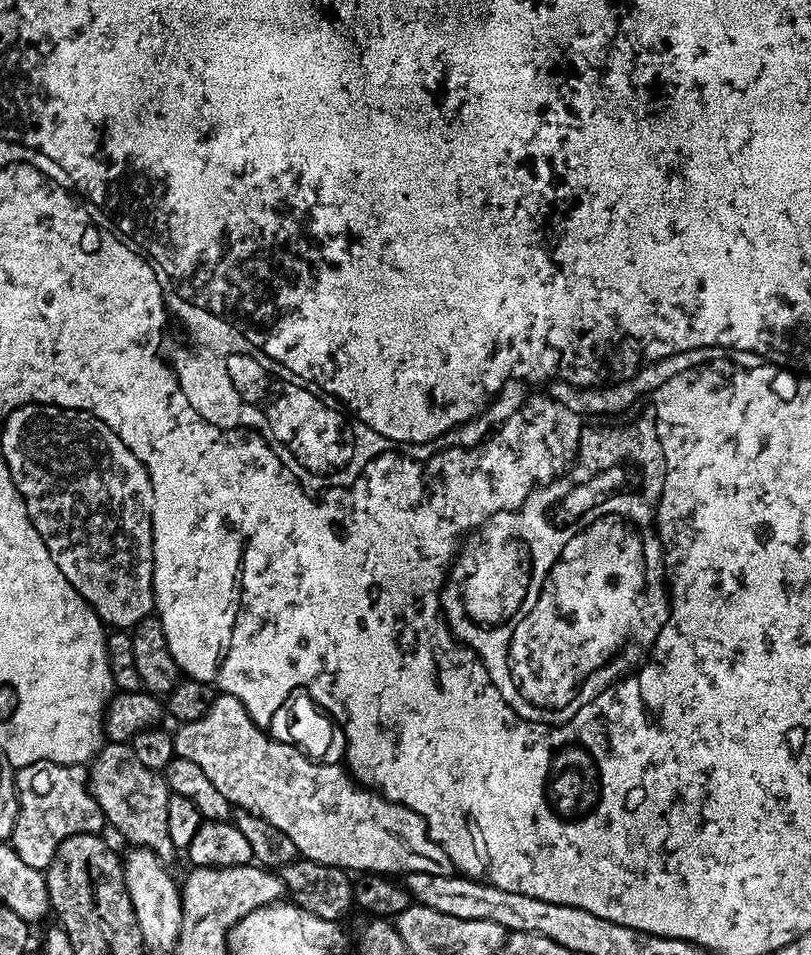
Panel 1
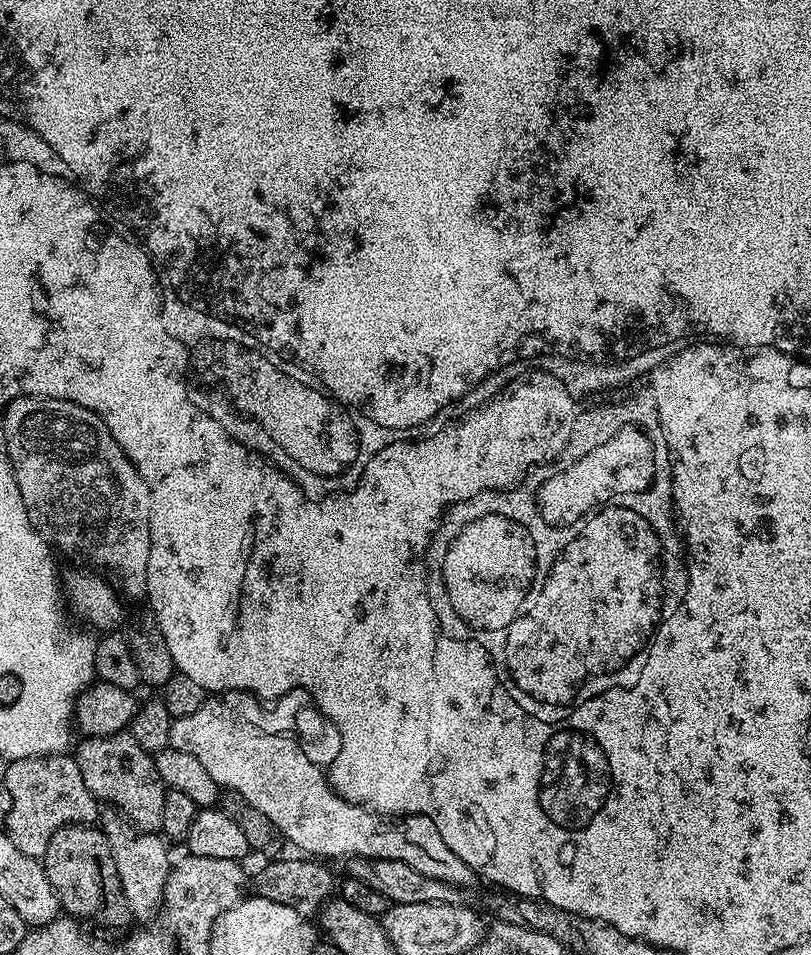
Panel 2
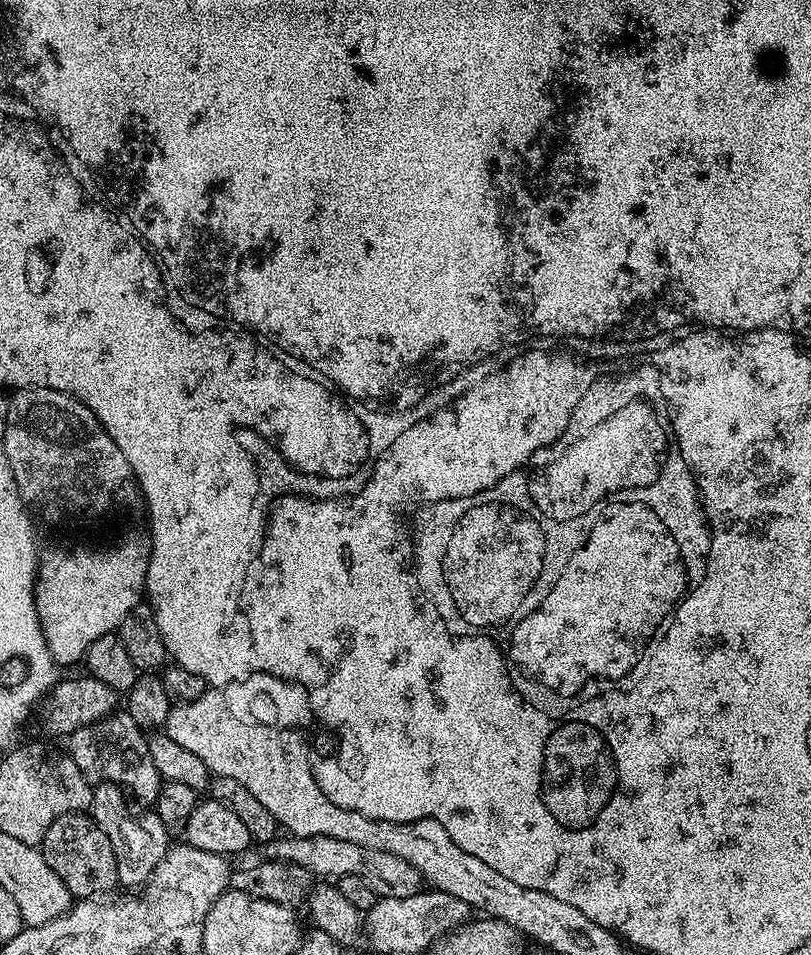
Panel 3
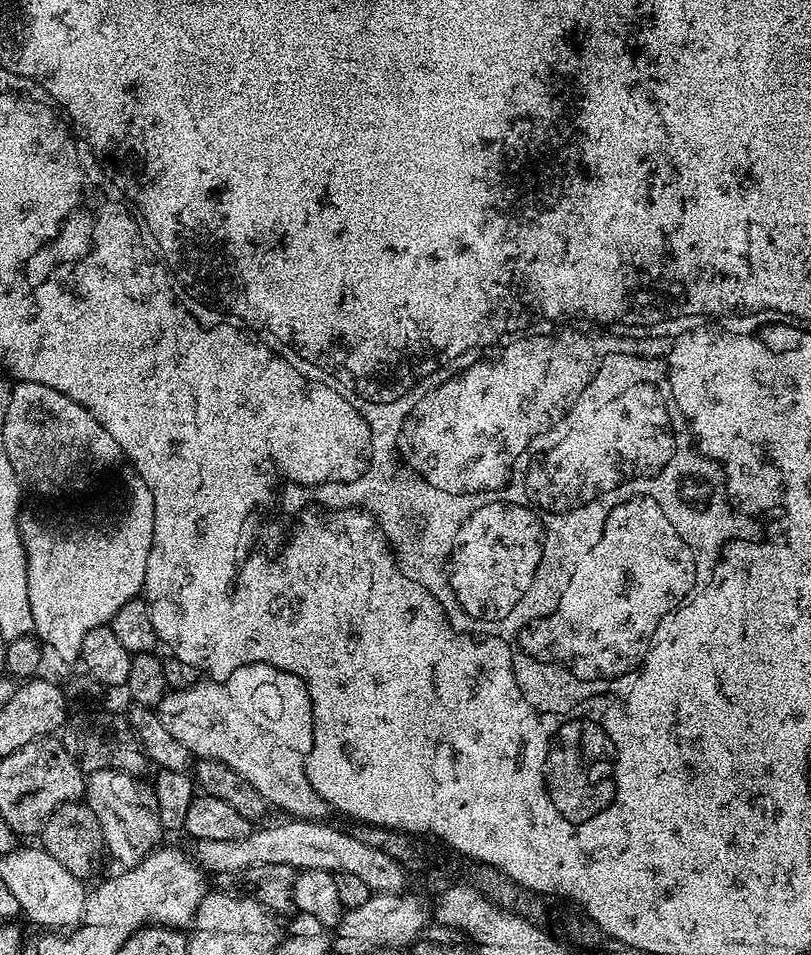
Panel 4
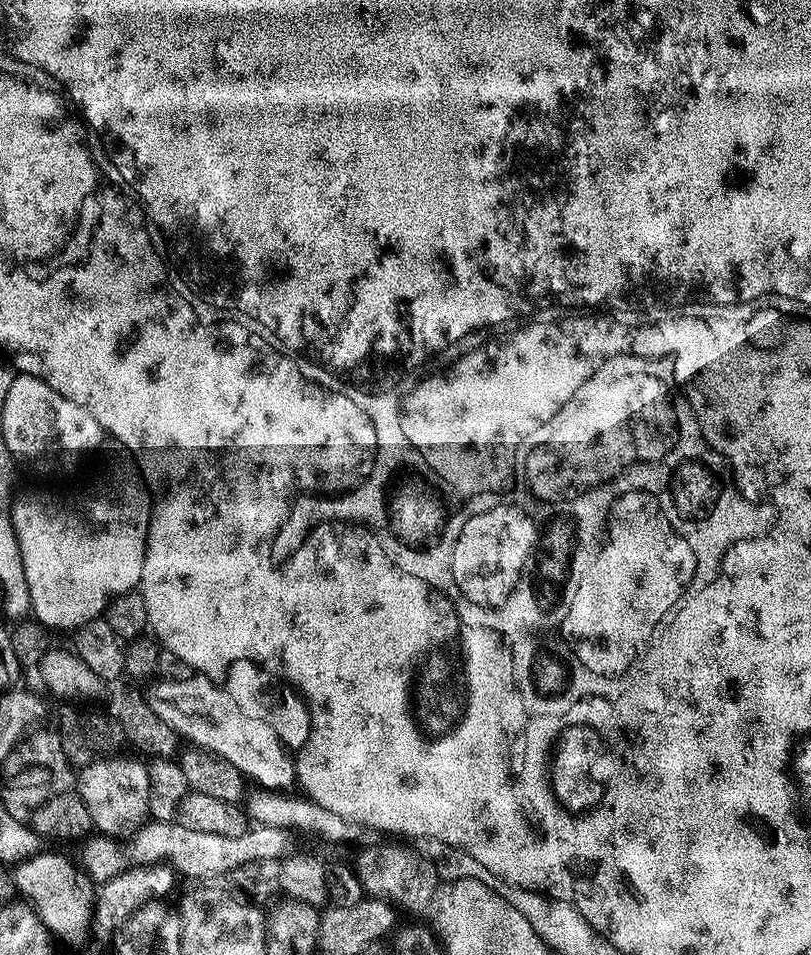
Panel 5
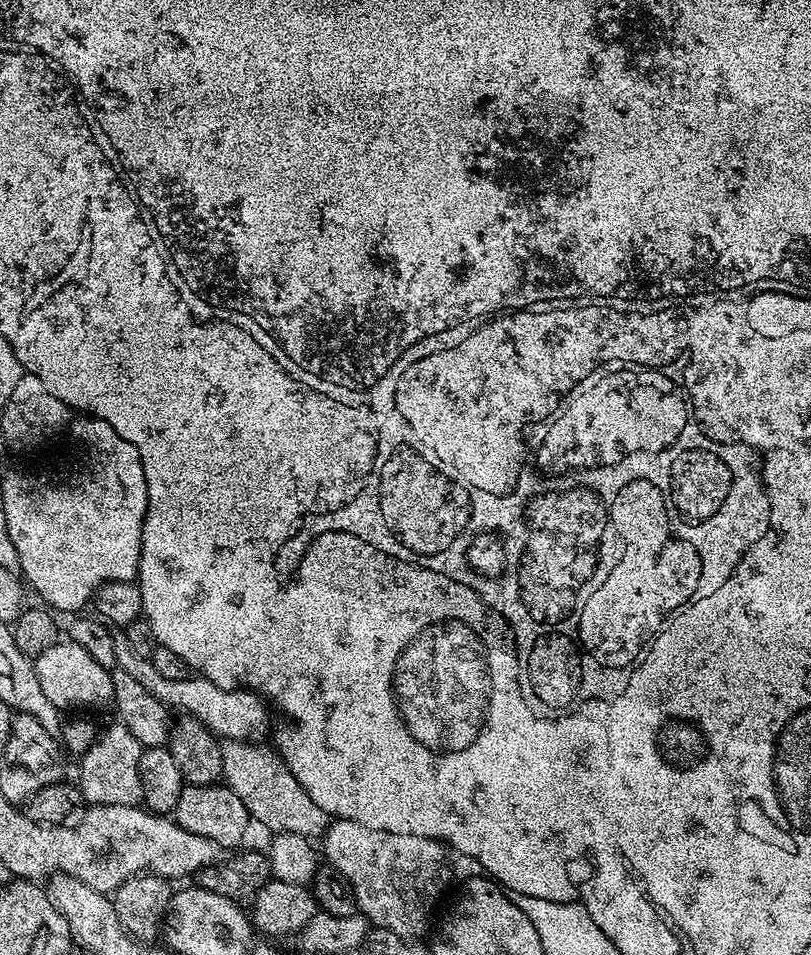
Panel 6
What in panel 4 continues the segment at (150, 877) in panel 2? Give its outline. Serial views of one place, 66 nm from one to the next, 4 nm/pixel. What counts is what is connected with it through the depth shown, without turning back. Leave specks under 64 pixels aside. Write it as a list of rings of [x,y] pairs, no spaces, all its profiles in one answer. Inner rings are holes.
[[[113,768],[89,772],[84,785],[83,799],[90,810],[94,810],[94,818],[98,818],[98,826],[102,830],[102,838],[107,855],[112,855],[125,869],[130,869],[140,863],[157,847],[156,835],[161,835],[160,819],[156,813],[156,799],[151,787],[143,784],[139,775],[130,772],[119,772]]]

